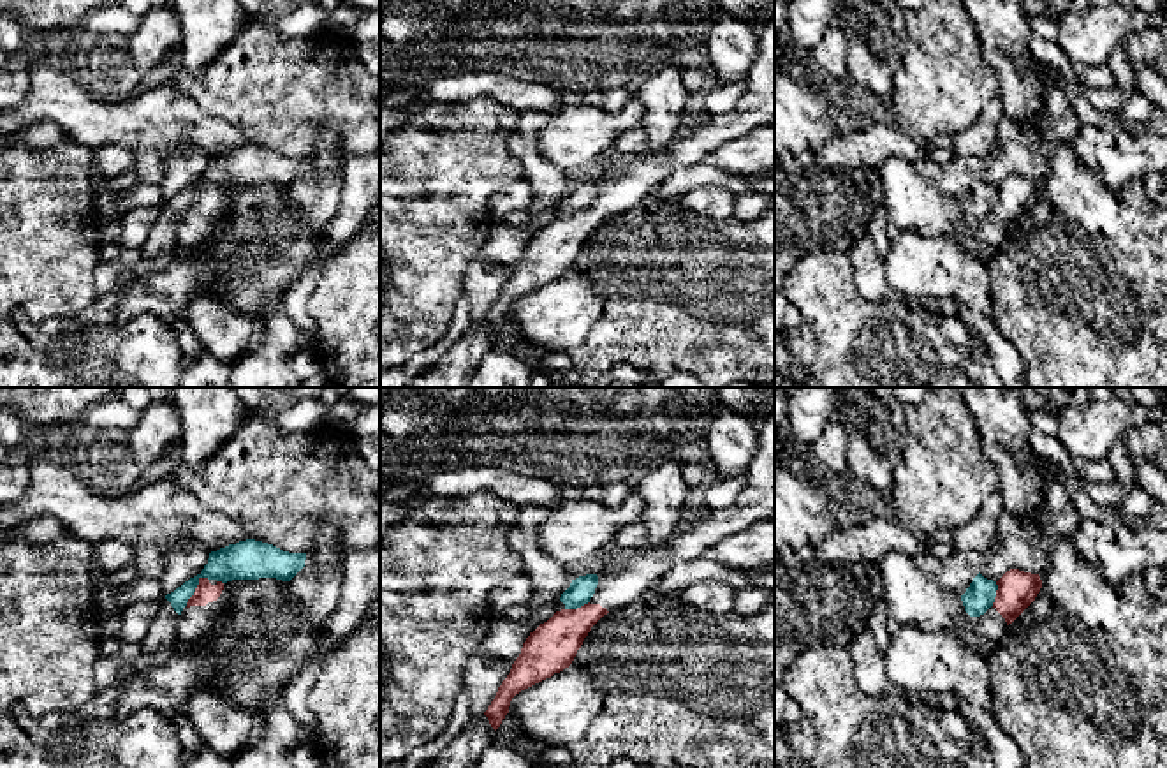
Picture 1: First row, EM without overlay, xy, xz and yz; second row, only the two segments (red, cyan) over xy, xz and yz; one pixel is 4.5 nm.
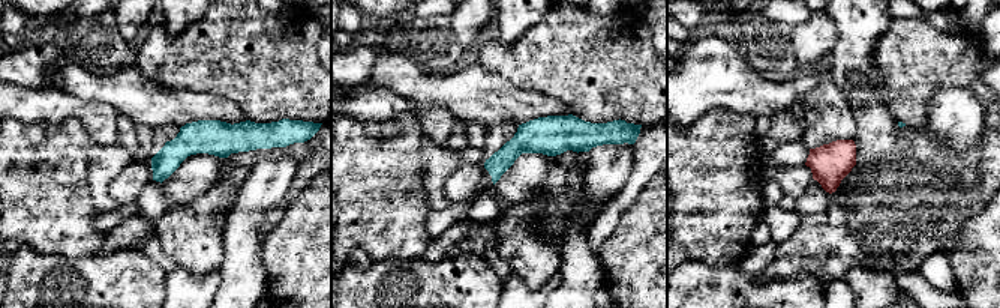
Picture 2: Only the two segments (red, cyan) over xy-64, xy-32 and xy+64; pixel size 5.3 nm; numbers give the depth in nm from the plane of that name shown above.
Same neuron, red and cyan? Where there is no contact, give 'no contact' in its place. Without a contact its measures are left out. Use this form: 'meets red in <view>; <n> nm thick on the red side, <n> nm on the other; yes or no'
meets red in xy; 90 nm thick on the red side, 170 nm on the other; no

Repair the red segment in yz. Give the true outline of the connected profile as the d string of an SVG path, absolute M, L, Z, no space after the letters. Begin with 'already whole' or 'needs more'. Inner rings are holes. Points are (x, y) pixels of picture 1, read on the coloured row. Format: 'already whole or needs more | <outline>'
needs more | M1010 569L996 585L993 606L984 615L972 617L975 634L989 646L998 645L1007 625L1035 601L1042 588L1042 580L1039 574Z

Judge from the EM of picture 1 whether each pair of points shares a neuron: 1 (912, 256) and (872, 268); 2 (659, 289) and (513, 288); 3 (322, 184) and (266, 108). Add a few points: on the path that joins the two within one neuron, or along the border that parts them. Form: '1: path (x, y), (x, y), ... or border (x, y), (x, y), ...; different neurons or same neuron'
1: border (882, 261), (886, 282), (903, 298); different neurons
2: border (574, 265), (550, 282), (521, 295), (507, 314); different neurons
3: border (345, 155), (338, 138), (326, 129), (305, 157); different neurons

